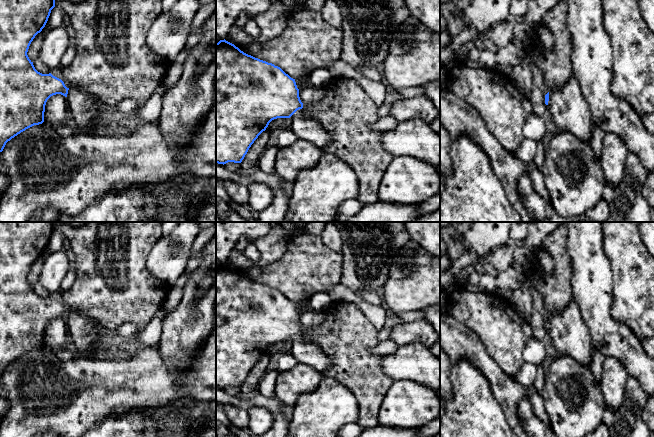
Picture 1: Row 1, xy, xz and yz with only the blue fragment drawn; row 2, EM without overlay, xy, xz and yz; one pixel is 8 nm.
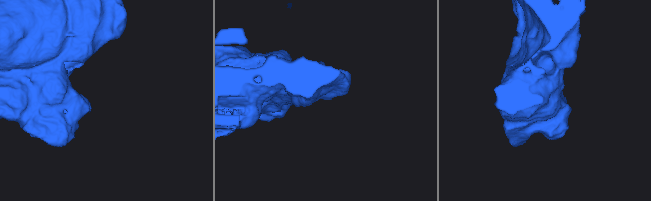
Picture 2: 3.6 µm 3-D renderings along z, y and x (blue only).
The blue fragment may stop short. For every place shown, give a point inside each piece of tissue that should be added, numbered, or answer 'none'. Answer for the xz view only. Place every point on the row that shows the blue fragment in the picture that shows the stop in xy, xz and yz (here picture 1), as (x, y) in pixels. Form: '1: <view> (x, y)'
1: xz (306, 128)

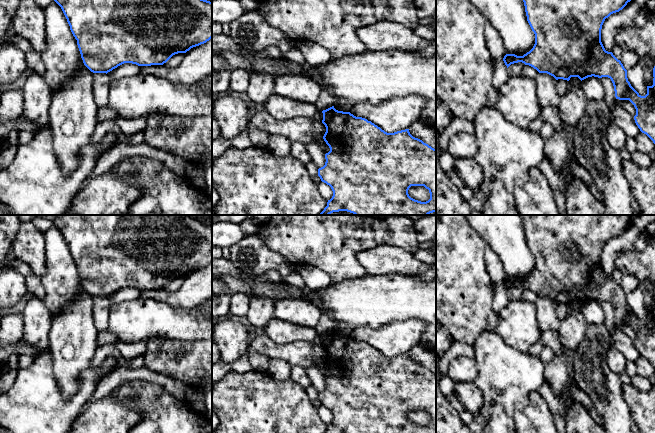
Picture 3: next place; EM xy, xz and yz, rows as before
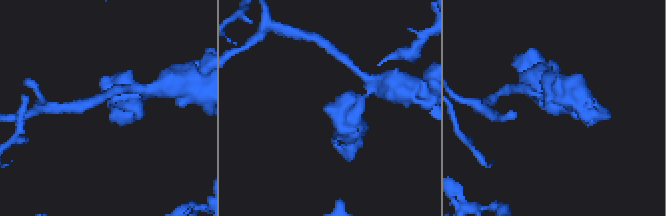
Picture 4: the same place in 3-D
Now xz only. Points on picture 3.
none

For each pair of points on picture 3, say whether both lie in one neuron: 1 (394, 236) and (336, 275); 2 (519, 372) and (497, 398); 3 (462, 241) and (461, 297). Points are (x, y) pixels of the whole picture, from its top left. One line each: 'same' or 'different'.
1: same
2: same
3: same

